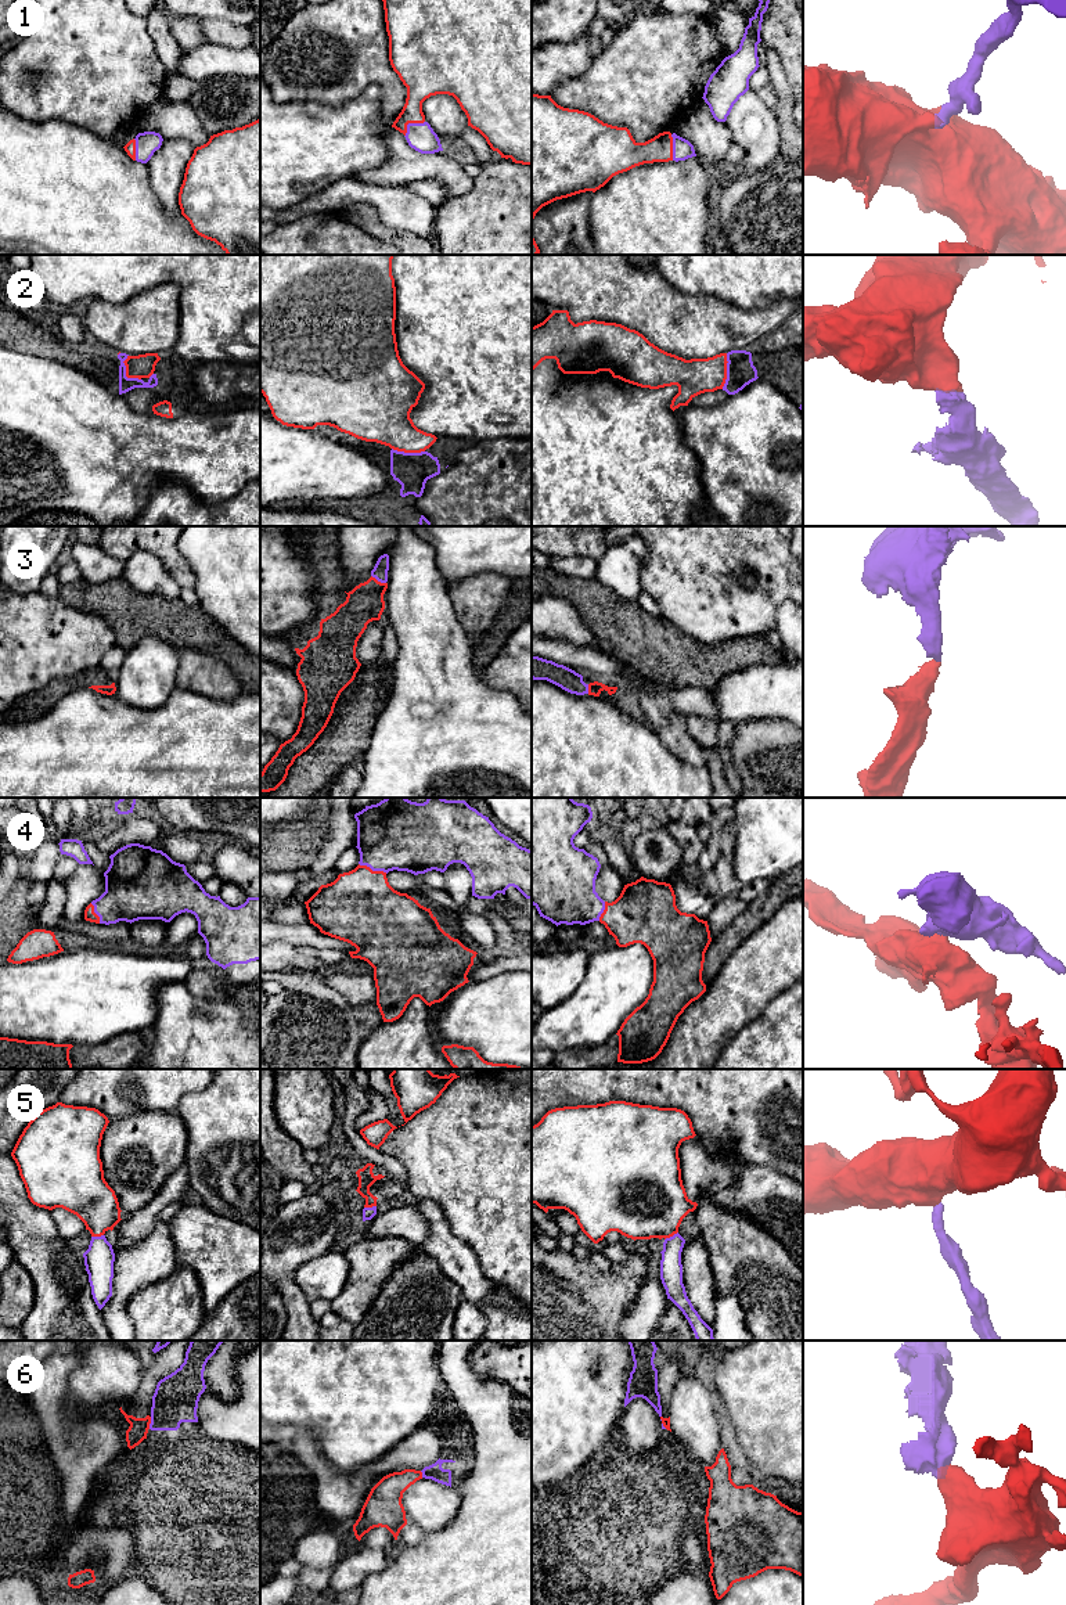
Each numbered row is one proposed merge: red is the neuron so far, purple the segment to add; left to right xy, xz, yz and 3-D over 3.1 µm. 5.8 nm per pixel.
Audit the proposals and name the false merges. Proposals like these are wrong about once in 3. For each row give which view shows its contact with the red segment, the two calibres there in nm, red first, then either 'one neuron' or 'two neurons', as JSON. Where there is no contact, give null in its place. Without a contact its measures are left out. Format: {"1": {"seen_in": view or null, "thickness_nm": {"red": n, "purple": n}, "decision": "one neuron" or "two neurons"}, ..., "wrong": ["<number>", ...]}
{"1": {"seen_in": "xz", "thickness_nm": {"red": 190, "purple": 160}, "decision": "one neuron"}, "2": {"seen_in": "xy", "thickness_nm": {"red": 140, "purple": 80}, "decision": "two neurons"}, "3": {"seen_in": "xz", "thickness_nm": {"red": 220, "purple": 90}, "decision": "one neuron"}, "4": {"seen_in": "xz", "thickness_nm": {"red": 440, "purple": 420}, "decision": "one neuron"}, "5": {"seen_in": "yz", "thickness_nm": {"red": 460, "purple": 130}, "decision": "one neuron"}, "6": {"seen_in": "xy", "thickness_nm": {"red": 120, "purple": 260}, "decision": "two neurons"}, "wrong": ["2", "6"]}

